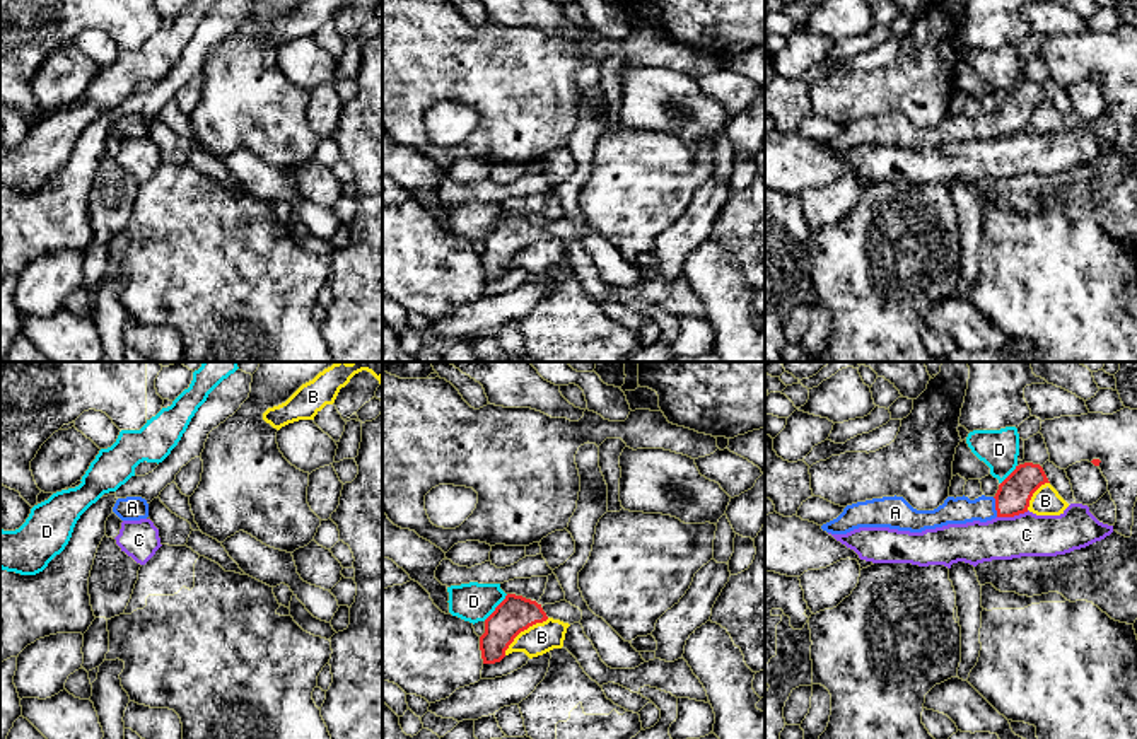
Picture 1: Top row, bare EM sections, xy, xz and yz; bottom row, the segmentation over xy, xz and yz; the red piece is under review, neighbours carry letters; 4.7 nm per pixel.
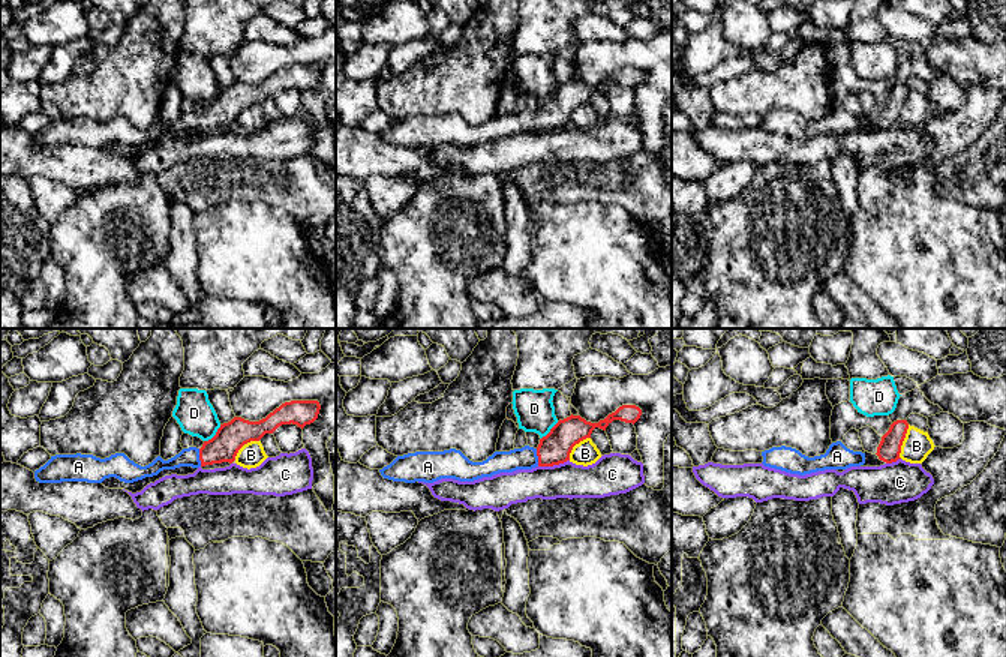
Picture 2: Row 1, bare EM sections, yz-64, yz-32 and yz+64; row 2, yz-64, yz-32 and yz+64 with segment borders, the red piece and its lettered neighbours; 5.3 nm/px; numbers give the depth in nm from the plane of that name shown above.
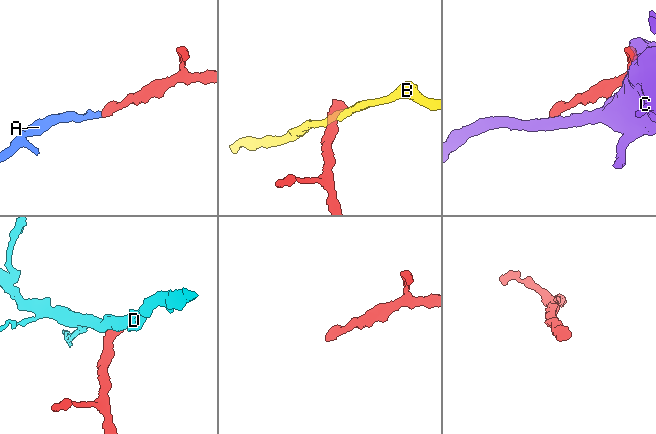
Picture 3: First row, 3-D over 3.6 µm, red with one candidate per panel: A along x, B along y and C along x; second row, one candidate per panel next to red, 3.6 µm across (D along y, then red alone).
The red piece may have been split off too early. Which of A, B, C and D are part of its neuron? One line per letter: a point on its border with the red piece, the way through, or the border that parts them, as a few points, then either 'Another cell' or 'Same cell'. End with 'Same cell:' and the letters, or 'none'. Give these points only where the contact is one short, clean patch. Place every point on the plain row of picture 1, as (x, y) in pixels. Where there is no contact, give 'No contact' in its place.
A: Touches red at yz (996, 125). Path across: yz (1013, 115), (996, 125), (955, 128). Same cell
B: Touches red at xz (523, 248). Boundary: xz (548, 236), (524, 246), (504, 272). Another cell
C: Touches red at yz (1013, 133). Another cell
D: Touches red at xz (495, 226). Boundary: xz (507, 212), (483, 238). Another cell
Same cell: A

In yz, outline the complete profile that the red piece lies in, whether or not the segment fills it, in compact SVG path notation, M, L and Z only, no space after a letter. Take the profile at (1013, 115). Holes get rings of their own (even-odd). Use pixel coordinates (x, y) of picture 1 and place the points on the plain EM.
M1024 80L999 102L994 114L948 114L934 128L917 128L903 114L883 114L847 123L843 130L821 143L831 152L847 152L859 145L889 145L922 150L948 142L987 140L1028 130L1033 111L1050 101L1040 82Z

